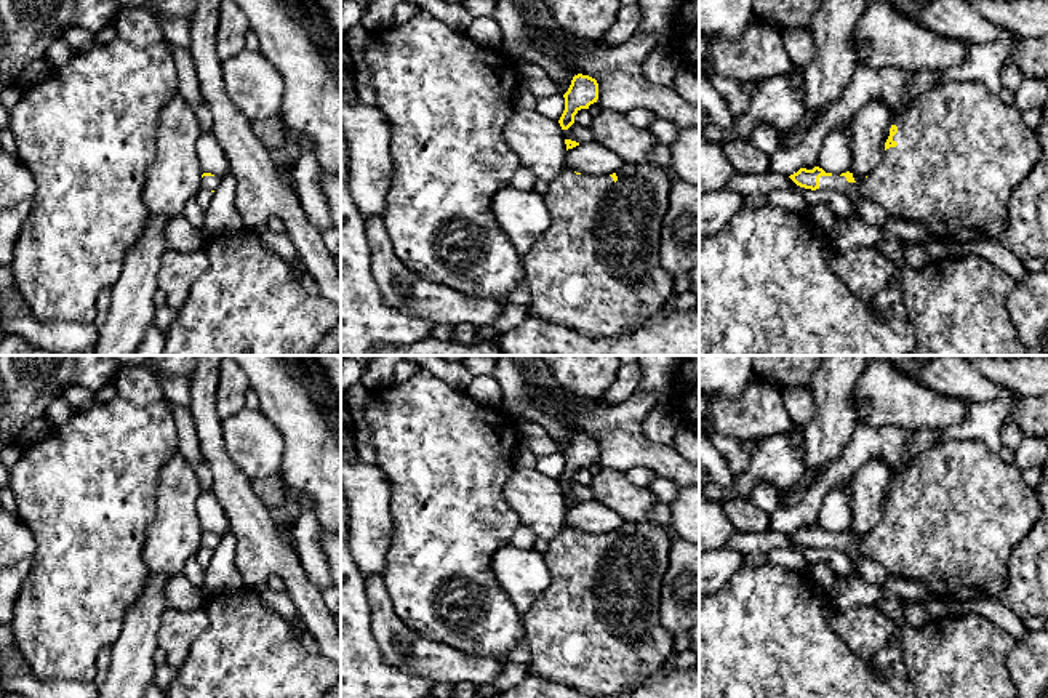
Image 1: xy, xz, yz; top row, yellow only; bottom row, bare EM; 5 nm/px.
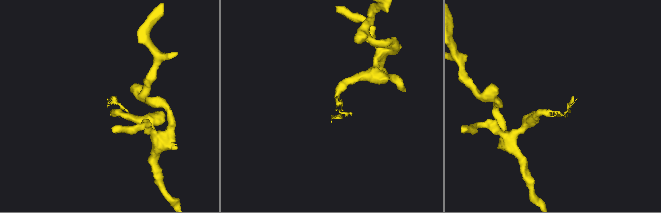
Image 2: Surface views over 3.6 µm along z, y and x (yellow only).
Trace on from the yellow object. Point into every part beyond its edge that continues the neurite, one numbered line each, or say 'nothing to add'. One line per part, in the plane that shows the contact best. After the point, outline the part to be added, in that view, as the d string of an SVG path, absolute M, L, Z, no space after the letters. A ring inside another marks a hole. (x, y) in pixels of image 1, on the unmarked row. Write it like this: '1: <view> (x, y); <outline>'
1: yz (960, 513); M949 440L925 450L904 471L893 471L898 491L896 506L885 509L882 522L862 540L848 541L845 535L819 536L819 548L835 548L850 556L866 557L883 565L891 576L918 583L933 597L946 600L960 589L987 589L1000 594L1006 586L1006 570L1014 548L1037 524L1042 504L1037 490L1030 488L1014 463L1005 463L984 443L974 440Z

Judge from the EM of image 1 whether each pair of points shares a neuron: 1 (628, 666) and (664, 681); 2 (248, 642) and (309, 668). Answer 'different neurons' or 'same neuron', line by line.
1: different neurons
2: same neuron

